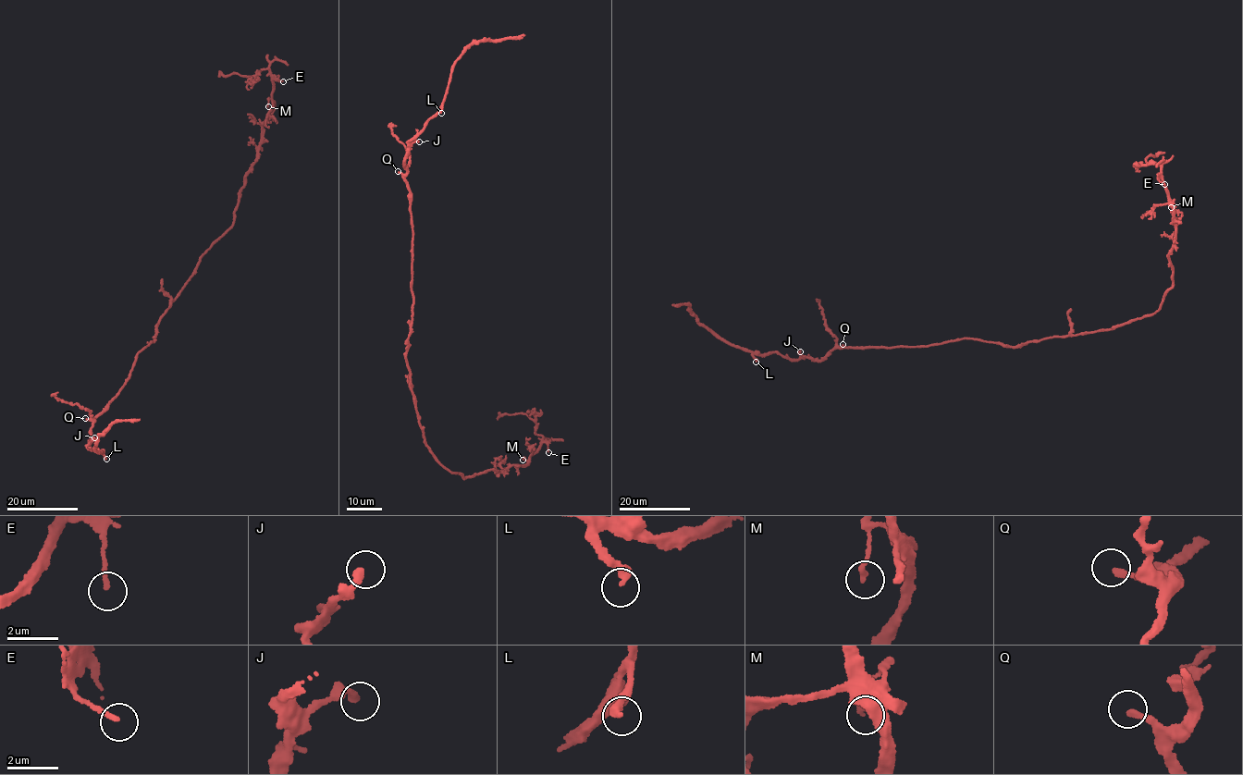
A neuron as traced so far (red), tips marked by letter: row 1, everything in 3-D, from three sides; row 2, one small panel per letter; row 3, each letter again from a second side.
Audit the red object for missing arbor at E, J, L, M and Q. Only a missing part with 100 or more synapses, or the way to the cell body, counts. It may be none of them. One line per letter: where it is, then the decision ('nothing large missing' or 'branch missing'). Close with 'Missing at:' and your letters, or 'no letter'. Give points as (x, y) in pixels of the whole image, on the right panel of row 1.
E: at (1164, 184); nothing large missing
J: at (800, 351); nothing large missing
L: at (756, 362); nothing large missing
M: at (1171, 207); nothing large missing
Q: at (843, 344); nothing large missing
Missing at: no letter

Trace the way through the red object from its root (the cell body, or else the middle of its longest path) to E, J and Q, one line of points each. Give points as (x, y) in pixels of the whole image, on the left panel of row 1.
E: (156, 333), (201, 257), (233, 225), (244, 177), (255, 162), (262, 122), (273, 109), (272, 80), (283, 81)
J: (156, 333), (153, 339), (135, 357), (132, 370), (123, 387), (92, 420), (92, 440), (88, 443), (94, 437)
Q: (156, 333), (153, 339), (135, 357), (132, 370), (116, 396), (95, 417), (85, 418)

